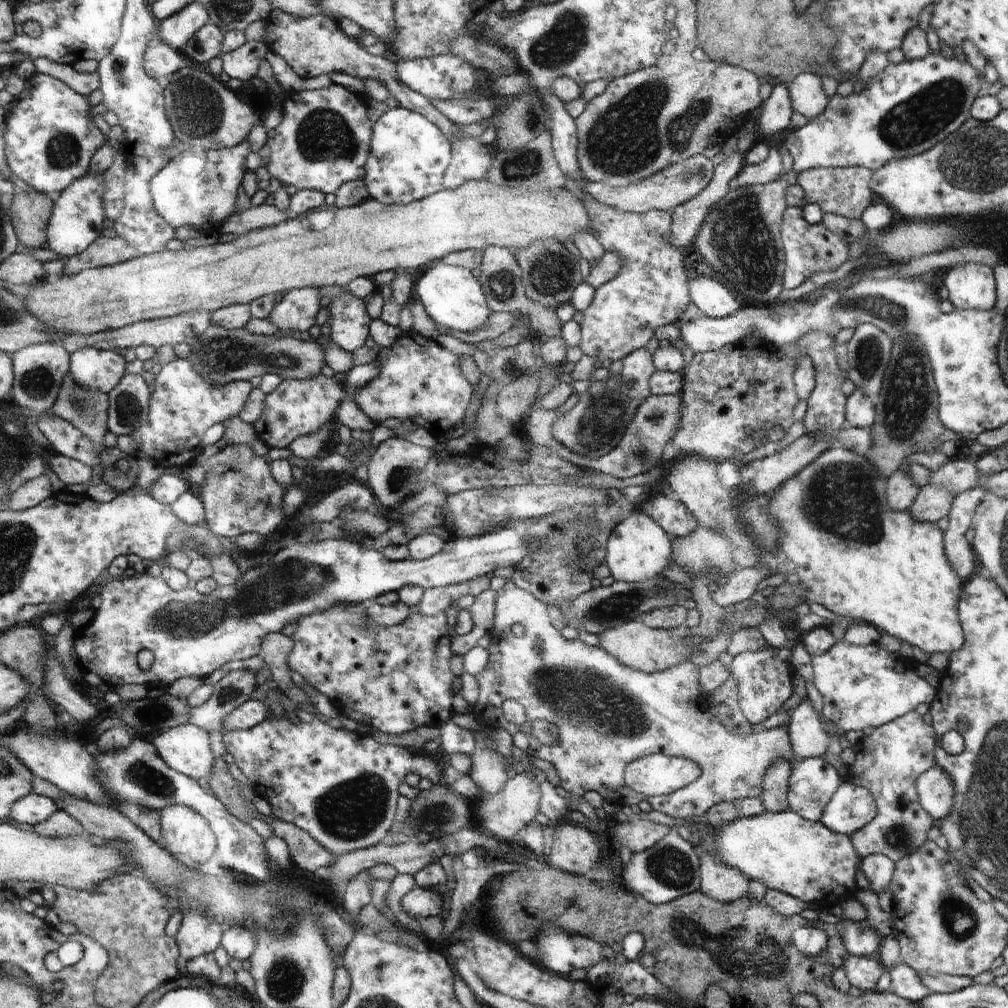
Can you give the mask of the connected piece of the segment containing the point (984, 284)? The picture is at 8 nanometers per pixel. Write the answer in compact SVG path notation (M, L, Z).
M960 263L948 269L944 284L948 288L949 300L956 309L989 311L996 304L997 292L992 266L988 268L988 266L982 266L982 263Z

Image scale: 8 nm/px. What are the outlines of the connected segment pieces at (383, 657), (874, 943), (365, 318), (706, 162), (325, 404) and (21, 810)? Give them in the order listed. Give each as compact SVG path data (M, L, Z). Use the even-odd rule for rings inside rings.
M340 603L328 608L328 610L299 618L297 624L298 630L292 636L294 644L287 658L287 665L303 676L311 687L324 696L328 696L332 706L339 711L340 715L344 714L346 718L356 720L356 722L368 726L372 731L380 730L386 734L414 732L414 728L426 728L426 726L442 727L449 720L454 720L454 680L458 680L459 677L458 672L454 672L454 656L458 656L458 654L452 654L450 620L445 619L444 612L440 612L435 617L424 616L422 613L410 613L409 618L404 623L384 626L367 619L364 603Z
M866 919L861 922L842 920L838 925L840 932L842 932L848 954L872 957L883 966L885 972L890 972L893 969L893 966L886 967L881 962L879 950L883 938L877 932L877 929L873 929L868 924Z
M346 287L341 296L327 300L327 305L332 342L351 353L364 347L369 335L370 315L362 299Z
M694 155L689 159L671 164L655 175L649 176L639 183L632 183L623 189L592 181L584 181L583 184L585 185L586 193L594 196L603 205L608 205L620 211L645 213L650 209L658 209L672 213L677 206L699 195L712 180L714 171L714 164L709 158L704 155Z
M318 375L311 379L282 379L282 382L265 395L265 406L260 419L254 424L257 438L270 448L286 448L298 437L316 434L326 422L332 421L341 402L347 398L347 390L336 378Z
M32 792L17 802L12 817L18 822L35 826L52 818L58 810L60 805L54 799Z

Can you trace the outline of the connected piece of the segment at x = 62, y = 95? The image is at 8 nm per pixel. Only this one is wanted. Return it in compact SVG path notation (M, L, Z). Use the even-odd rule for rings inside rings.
M36 72L27 80L27 87L23 90L20 100L15 100L14 104L14 110L9 116L8 130L4 134L8 165L16 178L24 180L37 191L46 194L63 193L91 170L94 156L108 142L108 137L94 120L89 96L75 91L66 81Z

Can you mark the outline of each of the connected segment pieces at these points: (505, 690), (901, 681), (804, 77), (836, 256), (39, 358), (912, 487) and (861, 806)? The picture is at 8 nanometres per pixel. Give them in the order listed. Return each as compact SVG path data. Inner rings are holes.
M511 580L497 590L495 598L494 628L490 632L487 648L489 659L482 672L476 674L480 692L472 706L476 718L483 729L491 731L503 728L511 736L516 732L526 734L529 756L550 762L560 777L562 788L576 797L583 796L588 790L596 790L604 801L634 804L634 790L626 786L628 764L643 756L665 754L669 757L693 760L701 768L701 775L688 786L660 798L644 798L650 806L662 814L682 820L703 819L706 811L722 801L734 798L758 797L762 790L762 780L770 763L780 755L794 758L792 742L789 740L788 727L767 731L751 731L745 735L734 735L722 727L712 714L710 704L700 691L699 669L690 660L671 669L645 673L625 665L618 657L602 647L588 645L578 639L567 640L551 621L547 606L532 593L518 588ZM514 623L522 624L523 636L515 636L510 628ZM507 698L516 700L524 707L526 722L519 727L507 721L502 713L502 702ZM534 720L553 724L557 728L557 739L550 744L539 741L533 735Z
M846 641L835 642L824 654L811 656L814 669L814 684L822 694L821 717L830 720L841 731L864 730L866 726L878 728L914 711L920 704L930 704L937 694L932 686L916 673L916 661L882 648L878 643L871 645L853 645Z
M804 73L788 85L793 112L815 119L825 111L829 99L824 92L820 75Z
M786 207L784 222L781 224L781 239L785 249L785 288L796 288L818 272L832 271L848 258L847 240L838 238L835 228L824 221L808 223L802 215L802 207Z
M42 343L26 347L12 357L17 373L12 398L19 405L31 408L38 415L53 410L60 398L66 375L73 366L73 357L70 352L58 343Z
M901 468L888 476L887 501L895 511L908 511L921 487L914 484L911 473Z
M849 779L847 782L842 782L841 786L837 788L819 821L835 833L852 836L866 824L872 822L876 816L877 801L874 800L873 795L867 788L856 785Z

